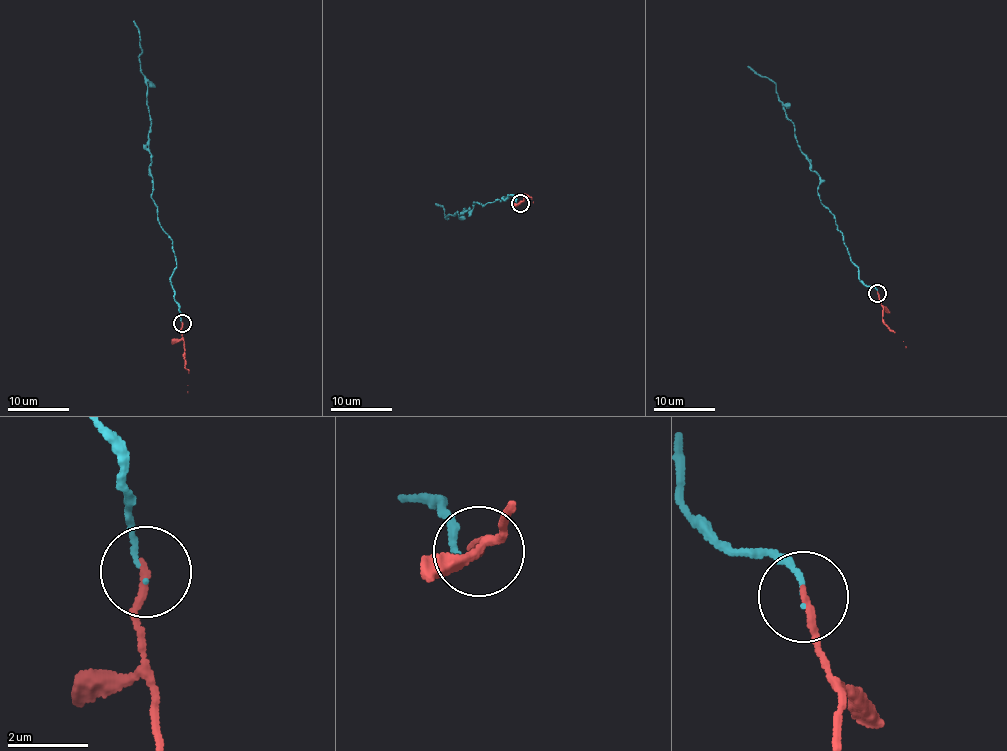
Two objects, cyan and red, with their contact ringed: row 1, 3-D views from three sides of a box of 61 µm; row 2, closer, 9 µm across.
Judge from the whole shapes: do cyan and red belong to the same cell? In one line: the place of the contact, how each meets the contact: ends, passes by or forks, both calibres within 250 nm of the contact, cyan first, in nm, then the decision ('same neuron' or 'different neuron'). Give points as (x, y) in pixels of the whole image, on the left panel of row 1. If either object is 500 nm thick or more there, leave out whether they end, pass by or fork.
at (182, 323); cyan ends there; red ends there; 110 nm thick on the cyan side, 190 nm on the other; same neuron

